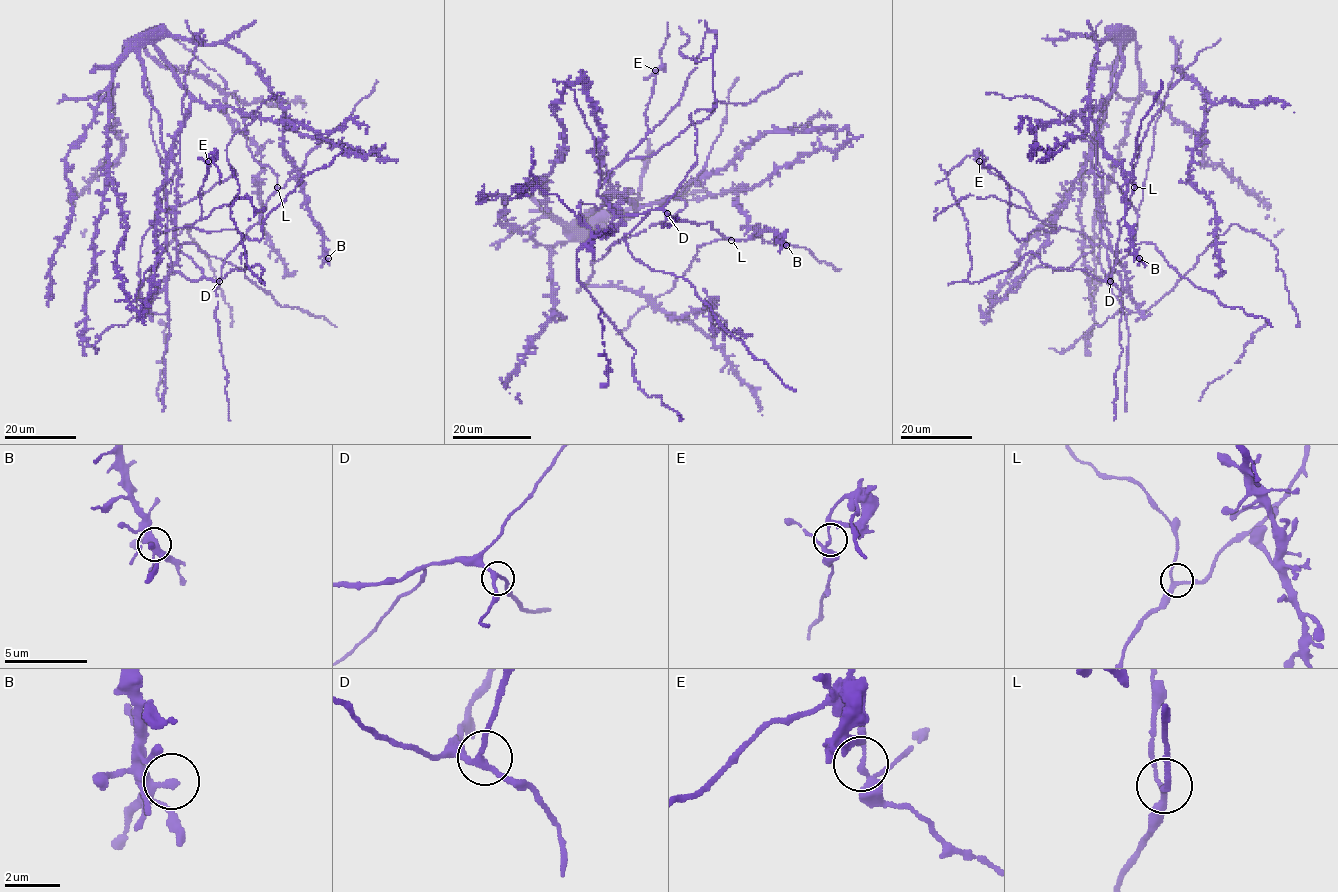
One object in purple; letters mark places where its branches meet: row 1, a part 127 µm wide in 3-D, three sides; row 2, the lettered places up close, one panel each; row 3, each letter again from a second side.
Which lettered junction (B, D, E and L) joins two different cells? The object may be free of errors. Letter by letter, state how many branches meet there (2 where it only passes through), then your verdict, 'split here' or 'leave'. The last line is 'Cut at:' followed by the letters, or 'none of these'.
B: branches 3; leave
D: branches 3; leave
E: branches 3; split here
L: branches 3; leave
Cut at: E

